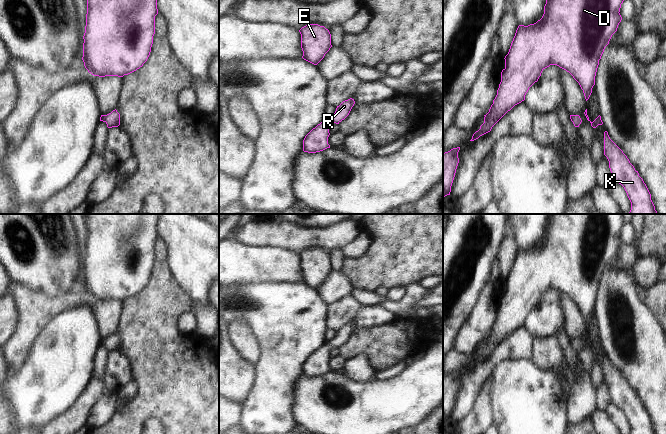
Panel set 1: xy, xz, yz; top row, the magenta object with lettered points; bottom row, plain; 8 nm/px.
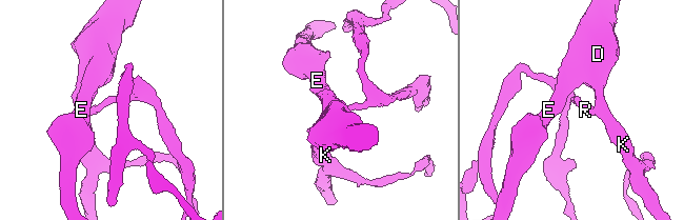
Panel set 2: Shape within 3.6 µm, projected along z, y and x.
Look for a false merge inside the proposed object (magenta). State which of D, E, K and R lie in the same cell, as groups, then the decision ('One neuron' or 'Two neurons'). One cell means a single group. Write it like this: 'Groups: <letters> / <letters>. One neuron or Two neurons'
Groups: D E K R. One neuron.

